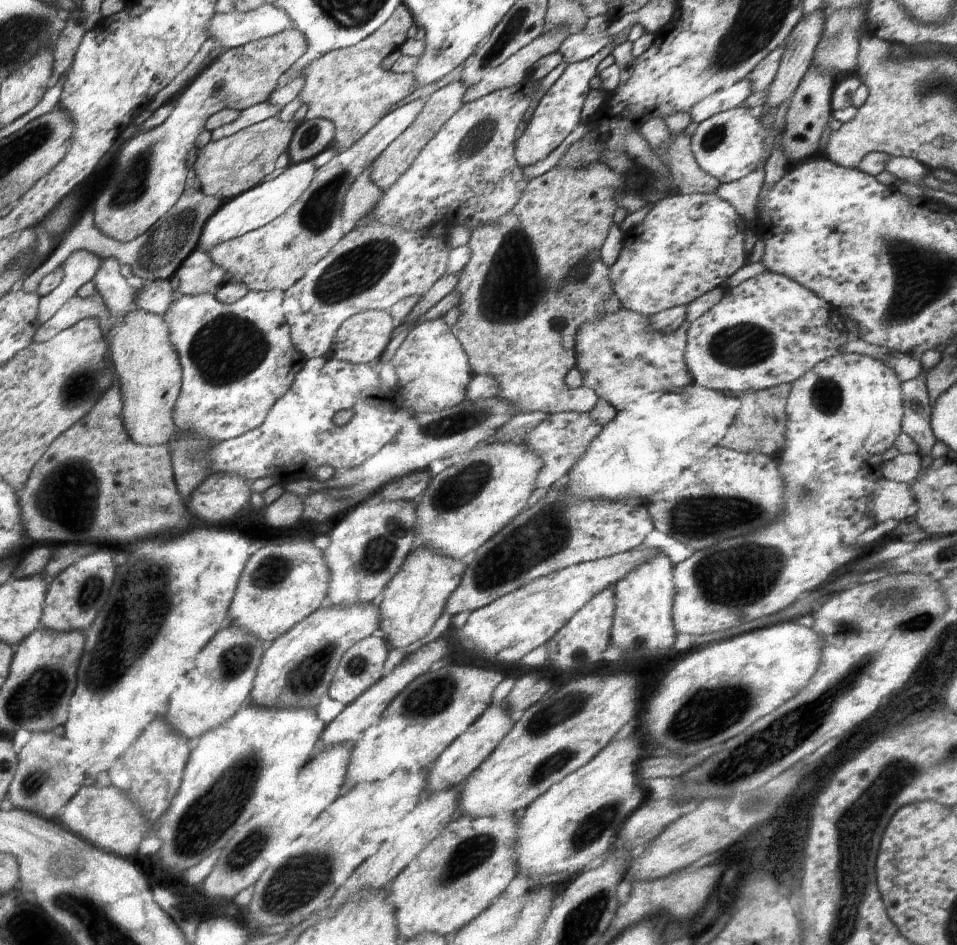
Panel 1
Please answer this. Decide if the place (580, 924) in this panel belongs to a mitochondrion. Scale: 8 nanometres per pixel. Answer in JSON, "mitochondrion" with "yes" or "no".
{"mitochondrion":"yes"}

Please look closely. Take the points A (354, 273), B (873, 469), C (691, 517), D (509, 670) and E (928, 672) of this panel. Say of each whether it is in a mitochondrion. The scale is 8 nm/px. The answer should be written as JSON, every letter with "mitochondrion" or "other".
{"A":"mitochondrion","B":"other","C":"mitochondrion","D":"other","E":"other"}

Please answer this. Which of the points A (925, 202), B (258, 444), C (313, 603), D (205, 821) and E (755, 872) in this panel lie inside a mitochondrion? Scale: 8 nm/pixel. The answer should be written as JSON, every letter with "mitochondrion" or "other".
{"A":"other","B":"other","C":"other","D":"mitochondrion","E":"other"}

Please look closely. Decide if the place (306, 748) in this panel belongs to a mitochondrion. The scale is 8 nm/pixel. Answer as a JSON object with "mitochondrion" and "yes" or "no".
{"mitochondrion":"no"}

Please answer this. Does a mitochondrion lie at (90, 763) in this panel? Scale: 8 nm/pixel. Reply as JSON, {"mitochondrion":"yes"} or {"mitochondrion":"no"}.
{"mitochondrion":"no"}

